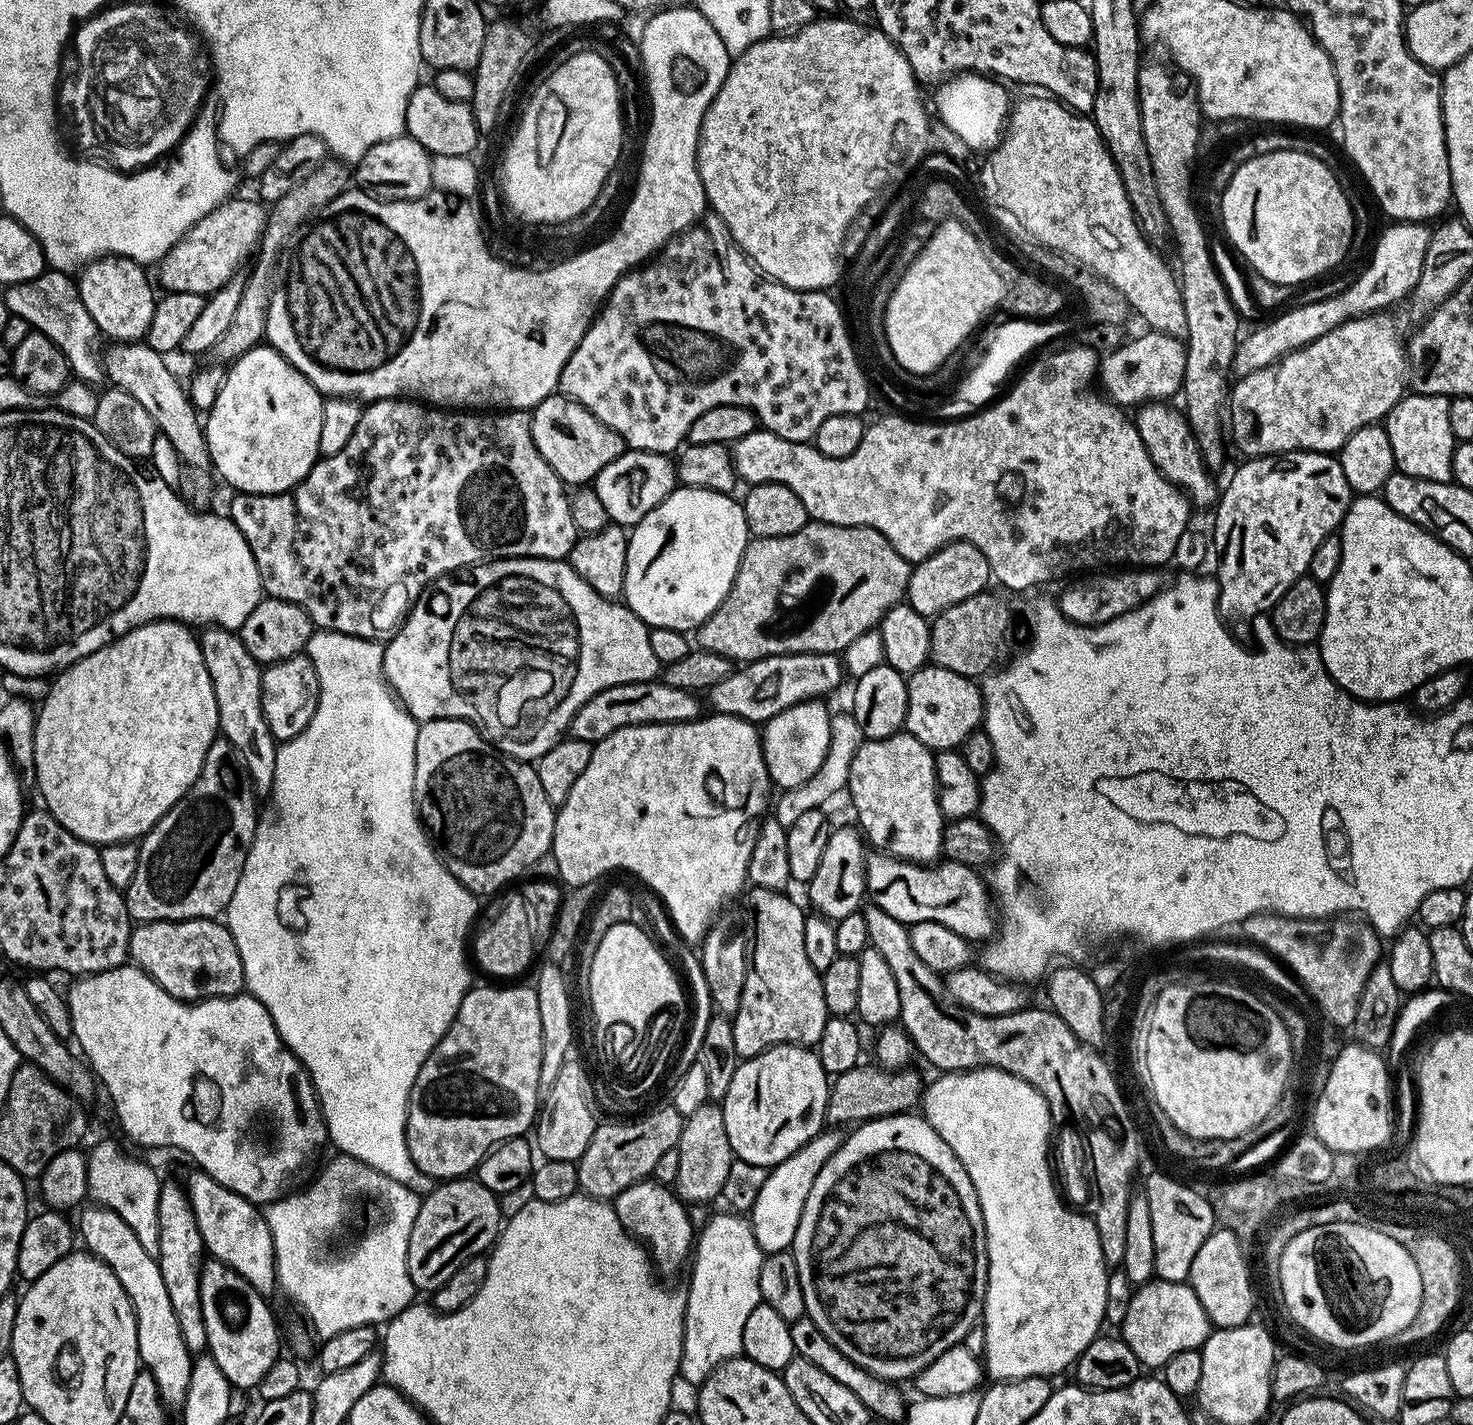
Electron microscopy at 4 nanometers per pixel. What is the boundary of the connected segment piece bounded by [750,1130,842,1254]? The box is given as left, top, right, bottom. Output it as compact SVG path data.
M821 1130L813 1140L806 1142L790 1158L776 1164L769 1171L766 1183L758 1194L758 1202L754 1202L750 1213L750 1223L754 1230L754 1238L758 1238L758 1246L764 1253L787 1252L794 1242L794 1234L798 1234L798 1222L802 1218L802 1206L806 1206L806 1198L810 1198L810 1186L814 1186L814 1178L818 1178L818 1170L829 1160L842 1143L841 1133L836 1130Z

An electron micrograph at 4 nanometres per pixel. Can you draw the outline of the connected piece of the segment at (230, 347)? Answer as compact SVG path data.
M329 158L324 160L322 166L314 170L305 181L294 186L294 189L290 190L285 197L271 205L265 215L264 232L254 256L256 262L249 276L246 276L244 280L242 297L238 302L237 311L234 313L234 322L230 322L226 334L211 348L208 353L211 359L220 364L228 364L259 345L259 342L265 337L265 318L268 313L271 281L276 269L276 259L280 256L282 248L316 212L347 191L351 180L351 167L340 159Z

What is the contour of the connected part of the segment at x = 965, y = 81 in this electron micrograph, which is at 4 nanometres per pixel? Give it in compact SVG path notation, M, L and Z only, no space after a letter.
M957 73L937 87L936 110L943 124L972 150L991 152L1003 139L1012 97L1001 81L983 73Z

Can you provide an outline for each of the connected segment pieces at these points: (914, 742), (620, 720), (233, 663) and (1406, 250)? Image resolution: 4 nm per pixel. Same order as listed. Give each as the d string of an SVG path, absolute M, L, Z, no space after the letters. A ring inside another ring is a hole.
M901 730L886 738L864 740L850 762L846 792L847 795L852 795L852 808L860 819L859 831L875 851L886 852L900 860L910 860L913 864L925 866L941 859L946 821L938 806L936 758L933 749L918 742L918 738Z
M660 678L610 686L594 694L594 698L590 698L576 711L570 736L573 740L595 742L614 734L614 730L635 724L684 724L701 715L702 709L696 700L699 700L697 693L666 686Z
M212 626L203 629L198 639L218 702L219 733L235 746L242 758L257 799L267 799L272 793L278 744L262 714L261 667L242 645L239 635L229 629Z
M1392 222L1389 225L1389 228L1376 240L1372 261L1365 266L1364 273L1345 292L1340 292L1337 296L1328 296L1325 300L1316 300L1313 304L1304 304L1301 308L1292 308L1289 312L1281 311L1279 313L1281 316L1277 320L1254 329L1245 340L1243 337L1237 343L1234 360L1238 365L1240 376L1265 368L1267 364L1282 359L1296 348L1322 338L1322 334L1334 330L1340 324L1345 324L1347 320L1391 309L1388 307L1398 303L1403 296L1404 299L1411 297L1422 274L1422 262L1426 258L1426 246L1430 246L1432 233L1427 223Z

